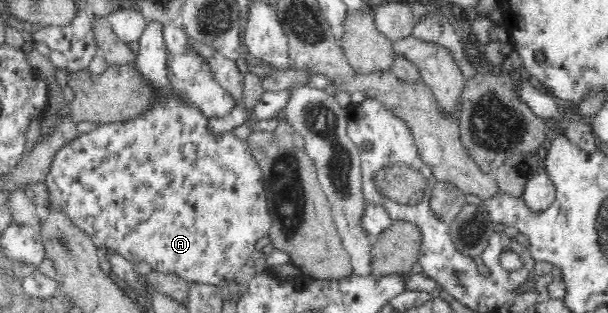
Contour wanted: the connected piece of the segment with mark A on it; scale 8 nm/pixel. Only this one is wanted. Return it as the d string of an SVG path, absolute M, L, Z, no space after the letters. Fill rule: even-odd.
M148 21L148 25L143 29L142 36L139 38L139 52L135 66L142 76L145 76L154 82L159 91L159 102L153 110L133 118L133 120L117 121L110 123L101 123L87 132L80 134L67 146L63 146L61 150L50 162L49 170L46 172L46 183L49 187L49 195L53 207L61 208L61 212L65 213L66 219L83 232L87 233L91 240L97 246L99 254L105 255L106 252L115 252L123 256L126 260L133 262L134 260L145 260L153 266L153 270L161 270L161 272L175 272L181 278L189 280L189 282L211 284L213 286L223 287L229 280L239 280L243 276L243 272L248 267L248 260L255 253L255 244L259 238L265 236L266 232L272 224L272 218L269 217L269 210L266 201L264 189L263 171L257 162L257 159L251 154L248 142L244 139L239 139L233 135L232 131L227 131L221 134L209 134L206 129L207 117L195 107L189 104L182 104L180 100L172 98L168 94L171 88L167 45L165 45L165 37L163 37L164 24L159 21Z

